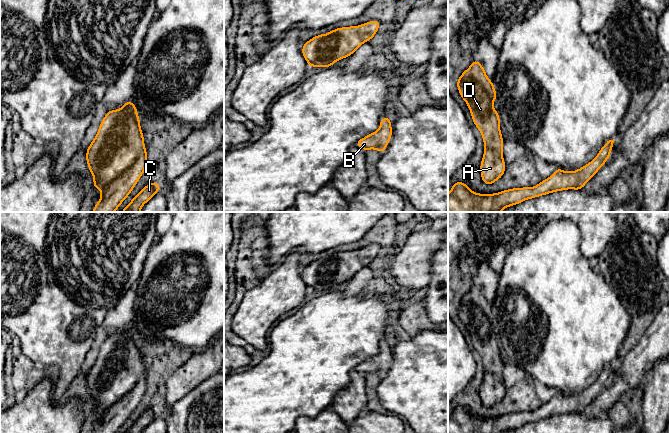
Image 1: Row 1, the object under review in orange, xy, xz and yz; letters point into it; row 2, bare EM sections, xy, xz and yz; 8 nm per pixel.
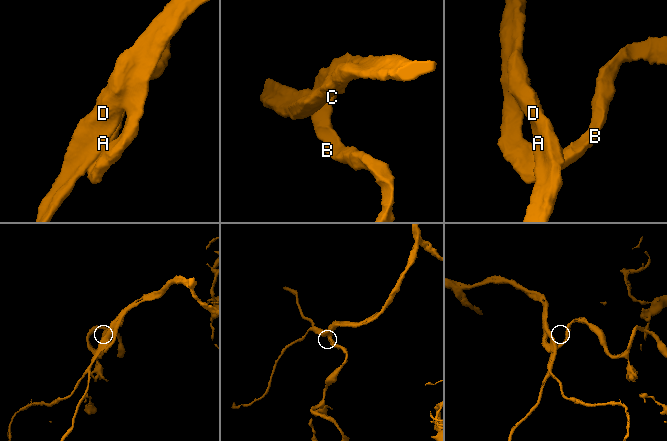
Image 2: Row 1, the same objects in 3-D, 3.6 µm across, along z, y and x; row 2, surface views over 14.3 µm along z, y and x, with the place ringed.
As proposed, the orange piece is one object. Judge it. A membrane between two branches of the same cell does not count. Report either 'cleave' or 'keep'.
keep

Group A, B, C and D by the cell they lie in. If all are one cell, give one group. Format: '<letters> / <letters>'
A B C D

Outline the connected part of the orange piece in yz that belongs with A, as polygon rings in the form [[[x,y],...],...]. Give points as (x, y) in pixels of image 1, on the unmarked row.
[[[473,284],[470,291],[456,304],[460,320],[466,326],[473,347],[484,365],[484,379],[480,388],[482,406],[494,408],[505,397],[503,361],[500,341],[493,332],[497,318],[493,306],[487,301],[482,288]]]

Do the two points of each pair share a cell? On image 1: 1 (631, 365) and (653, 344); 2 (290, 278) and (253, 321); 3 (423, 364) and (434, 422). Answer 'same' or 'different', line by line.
1: same
2: same
3: same

